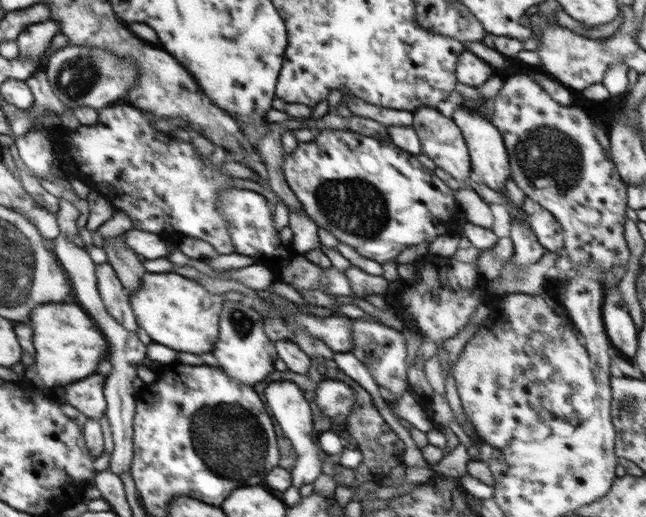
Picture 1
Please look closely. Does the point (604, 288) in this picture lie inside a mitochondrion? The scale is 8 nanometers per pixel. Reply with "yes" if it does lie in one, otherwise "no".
no

